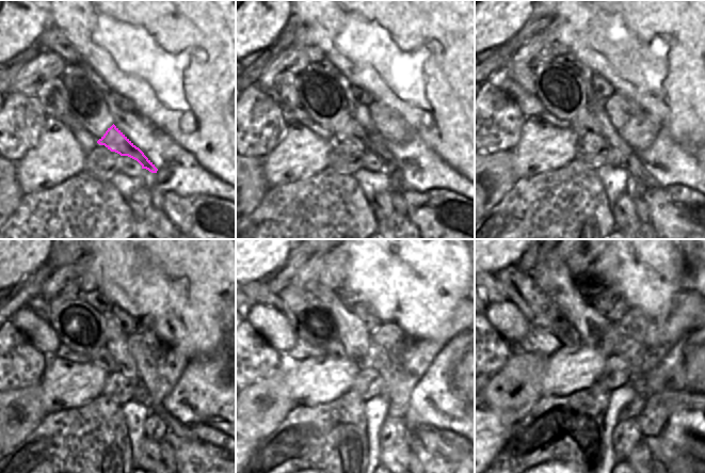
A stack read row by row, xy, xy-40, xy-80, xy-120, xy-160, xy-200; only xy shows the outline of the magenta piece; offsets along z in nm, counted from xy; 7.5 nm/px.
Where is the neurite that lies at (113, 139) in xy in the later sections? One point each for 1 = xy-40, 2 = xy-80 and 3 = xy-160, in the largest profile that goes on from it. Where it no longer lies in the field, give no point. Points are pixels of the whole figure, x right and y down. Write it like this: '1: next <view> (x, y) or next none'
1: next xy-40 (352, 128)
2: next xy-80 (585, 122)
3: next xy-160 (336, 350)

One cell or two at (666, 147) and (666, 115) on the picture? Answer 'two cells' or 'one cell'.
two cells

